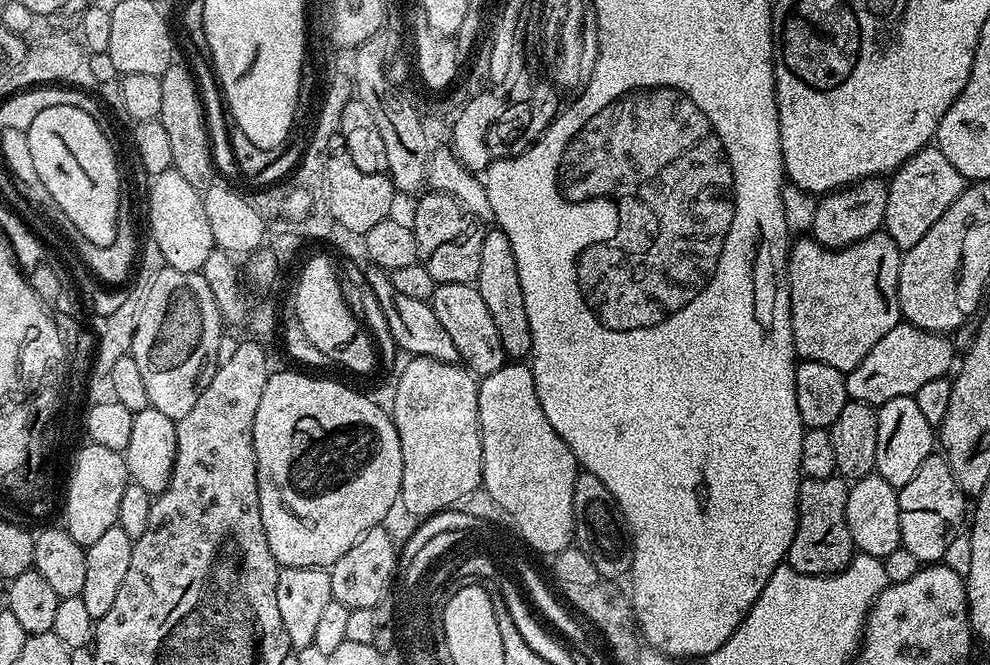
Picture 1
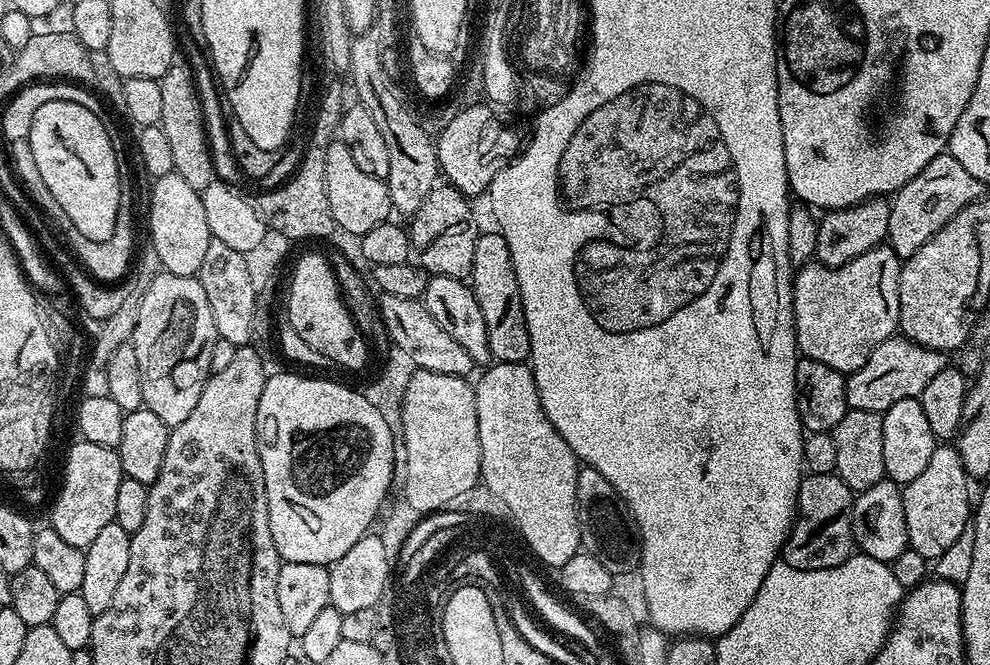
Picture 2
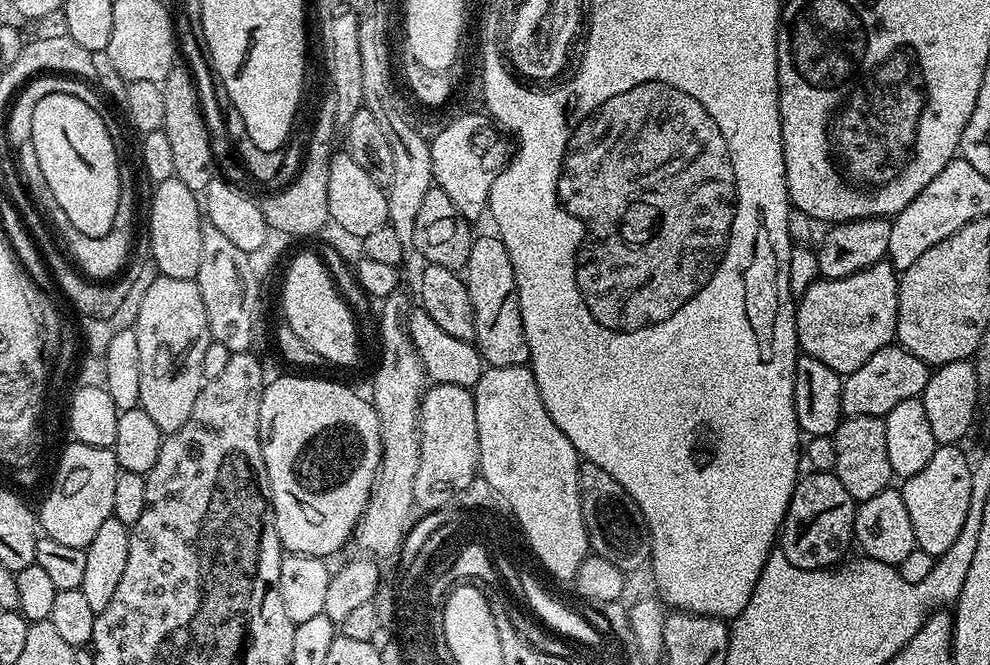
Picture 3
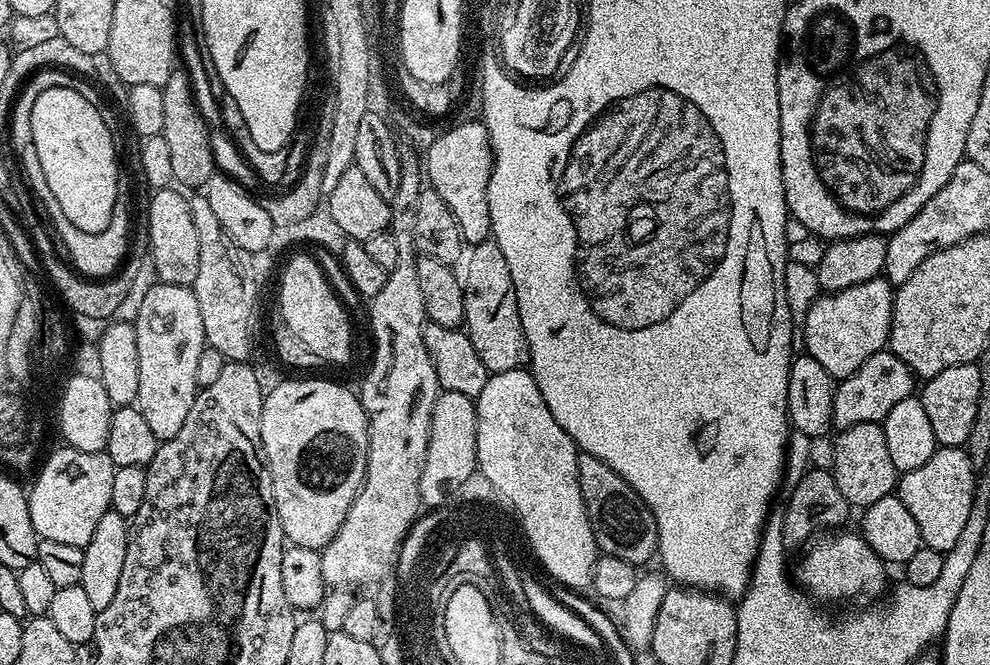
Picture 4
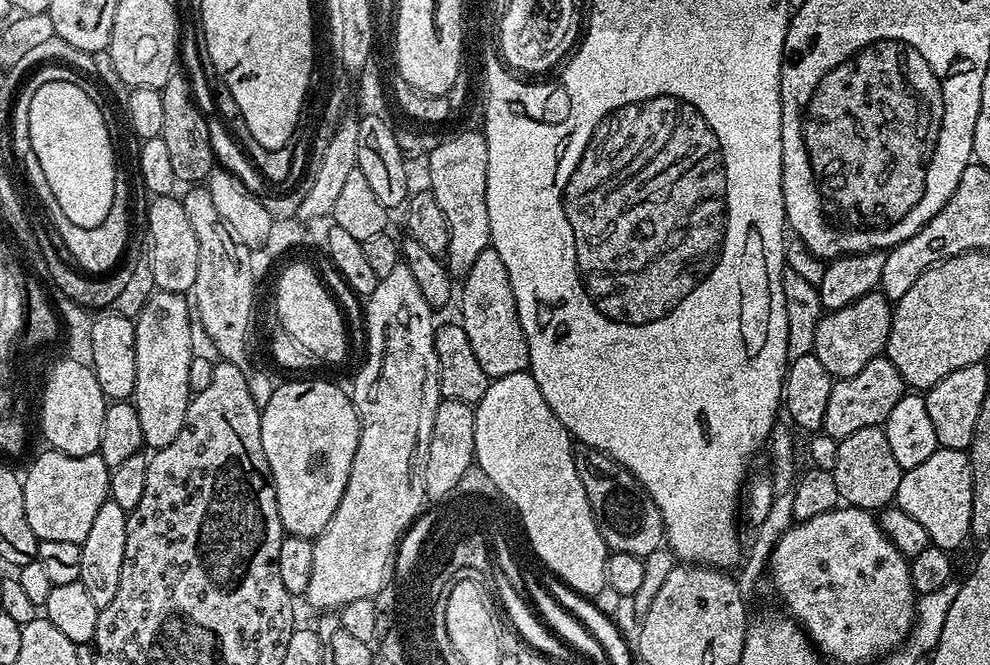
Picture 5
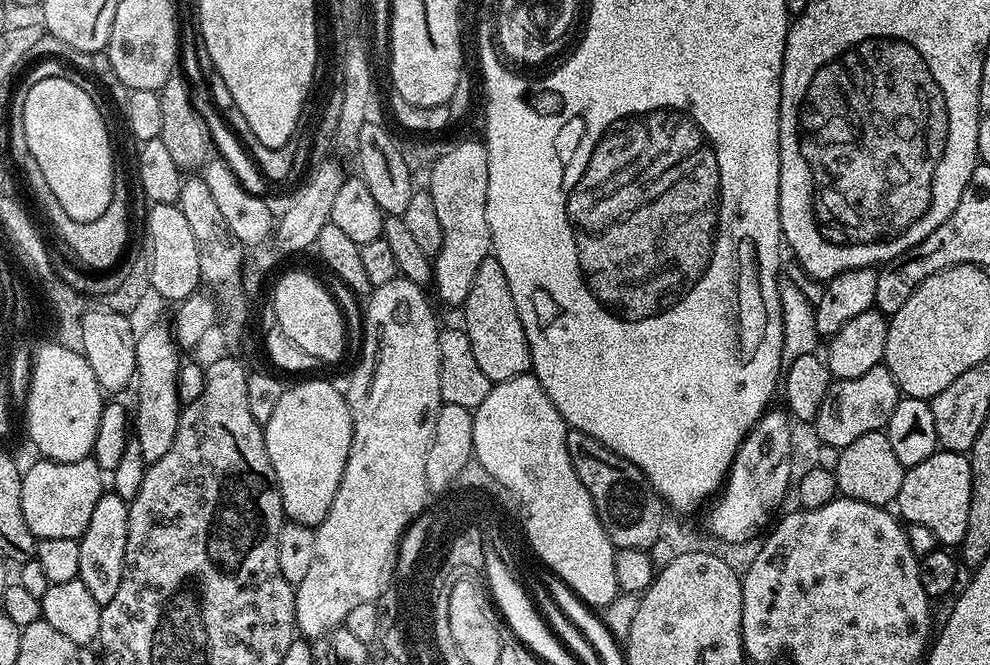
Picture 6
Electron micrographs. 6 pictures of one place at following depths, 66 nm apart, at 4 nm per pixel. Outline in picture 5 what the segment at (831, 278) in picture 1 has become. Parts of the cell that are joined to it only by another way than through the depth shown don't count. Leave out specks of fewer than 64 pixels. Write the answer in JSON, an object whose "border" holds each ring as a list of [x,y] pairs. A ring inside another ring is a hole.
{"border":[[[877,290],[850,302],[850,306],[842,306],[837,312],[822,315],[820,321],[817,322],[817,333],[814,334],[813,344],[813,353],[818,358],[818,362],[822,362],[822,366],[826,366],[826,370],[833,378],[850,378],[854,374],[858,374],[858,370],[862,370],[862,366],[866,366],[866,362],[870,362],[887,349],[888,335],[892,325],[892,310],[893,305],[888,297]]]}

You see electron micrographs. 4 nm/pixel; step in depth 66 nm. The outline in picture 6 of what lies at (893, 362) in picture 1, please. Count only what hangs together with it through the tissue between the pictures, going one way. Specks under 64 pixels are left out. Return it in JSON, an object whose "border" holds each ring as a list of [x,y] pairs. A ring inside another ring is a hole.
{"border":[[[883,363],[866,370],[866,374],[858,374],[858,378],[833,379],[814,421],[816,437],[826,446],[838,449],[850,446],[850,442],[862,438],[862,434],[887,429],[890,414],[894,414],[894,406],[901,399],[900,387]]]}

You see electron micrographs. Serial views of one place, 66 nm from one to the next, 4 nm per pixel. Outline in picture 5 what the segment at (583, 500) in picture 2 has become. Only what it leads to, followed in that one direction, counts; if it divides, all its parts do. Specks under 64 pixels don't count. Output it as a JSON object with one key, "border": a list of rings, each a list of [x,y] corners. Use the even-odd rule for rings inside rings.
{"border":[[[582,443],[575,445],[572,457],[578,478],[582,478],[582,490],[586,490],[586,498],[590,498],[590,510],[594,514],[598,534],[602,534],[608,549],[643,558],[661,548],[666,540],[664,519],[654,498],[650,498],[634,474],[614,458]]]}

